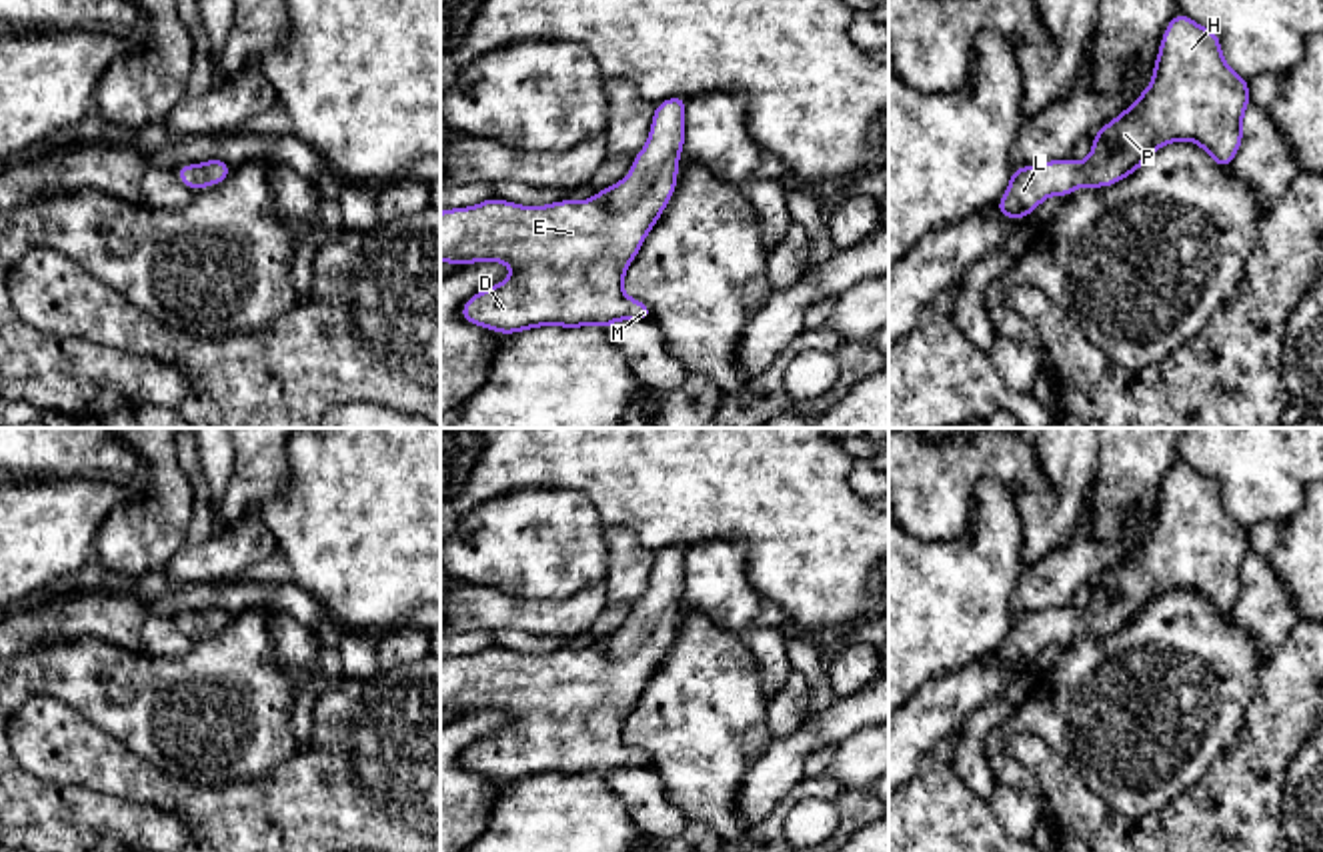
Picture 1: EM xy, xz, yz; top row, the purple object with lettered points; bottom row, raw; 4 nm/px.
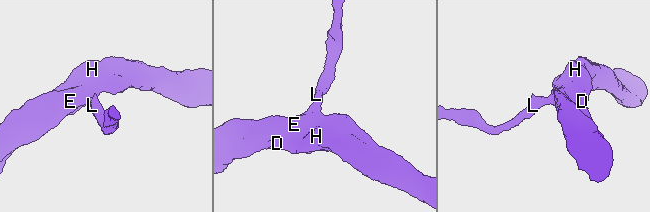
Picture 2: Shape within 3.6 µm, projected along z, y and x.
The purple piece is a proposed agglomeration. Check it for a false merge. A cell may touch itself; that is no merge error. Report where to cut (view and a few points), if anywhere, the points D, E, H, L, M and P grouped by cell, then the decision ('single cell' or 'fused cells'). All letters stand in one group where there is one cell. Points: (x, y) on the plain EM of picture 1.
cut none; groups D E H L M P; single cell

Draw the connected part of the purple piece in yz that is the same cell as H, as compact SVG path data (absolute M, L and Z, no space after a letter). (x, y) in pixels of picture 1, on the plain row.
M1177 460L1163 480L1151 532L1125 560L1099 576L1091 586L1089 606L1083 612L1069 606L1013 616L1005 644L997 650L997 660L1009 668L1019 668L1033 664L1049 644L1067 646L1083 634L1117 632L1137 620L1151 600L1179 588L1195 590L1217 614L1229 616L1243 590L1243 562L1249 550L1249 530L1225 510L1219 484Z

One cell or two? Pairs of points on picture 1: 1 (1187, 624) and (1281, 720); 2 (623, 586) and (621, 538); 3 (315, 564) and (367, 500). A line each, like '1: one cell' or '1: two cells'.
1: two cells
2: one cell
3: one cell

